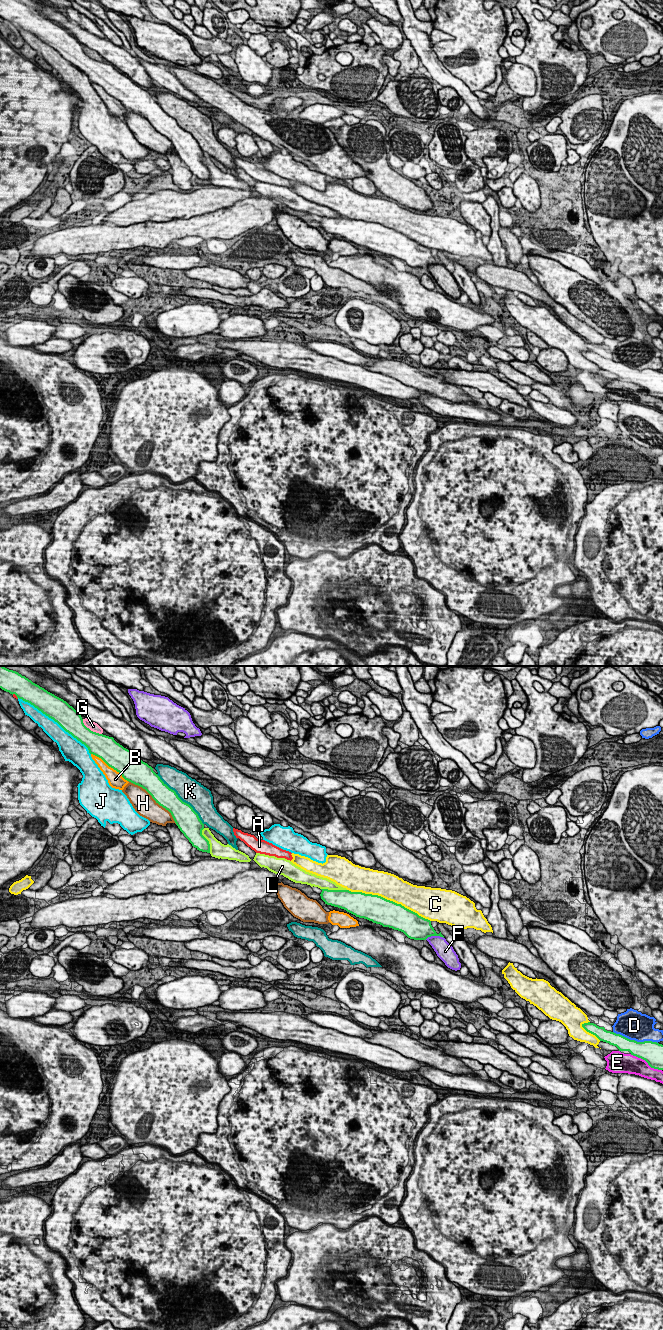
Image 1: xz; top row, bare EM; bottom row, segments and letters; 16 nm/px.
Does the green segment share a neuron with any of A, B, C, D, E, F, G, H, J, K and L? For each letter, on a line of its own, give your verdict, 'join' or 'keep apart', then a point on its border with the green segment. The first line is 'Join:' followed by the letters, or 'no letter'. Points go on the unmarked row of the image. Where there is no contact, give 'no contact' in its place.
Join: L
A: keep apart; meets green in xz at (16, 23)
B: keep apart; meets green in xz at (109, 94)
C: keep apart; meets green in xz at (389, 228)
D: keep apart; meets green in xz at (634, 368)
E: keep apart; meets green in xz at (646, 389)
F: keep apart; meets green in xz at (434, 263)
G: keep apart; meets green in xz at (89, 57)
H: keep apart; meets green in xz at (154, 127)
J: keep apart; meets green in xz at (56, 49)
K: keep apart; meets green in xz at (181, 128)
L: join; meets green in xz at (334, 218)

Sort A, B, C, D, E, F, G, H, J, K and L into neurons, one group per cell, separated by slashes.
A J / B H / C / D / E / F / G / K / L

